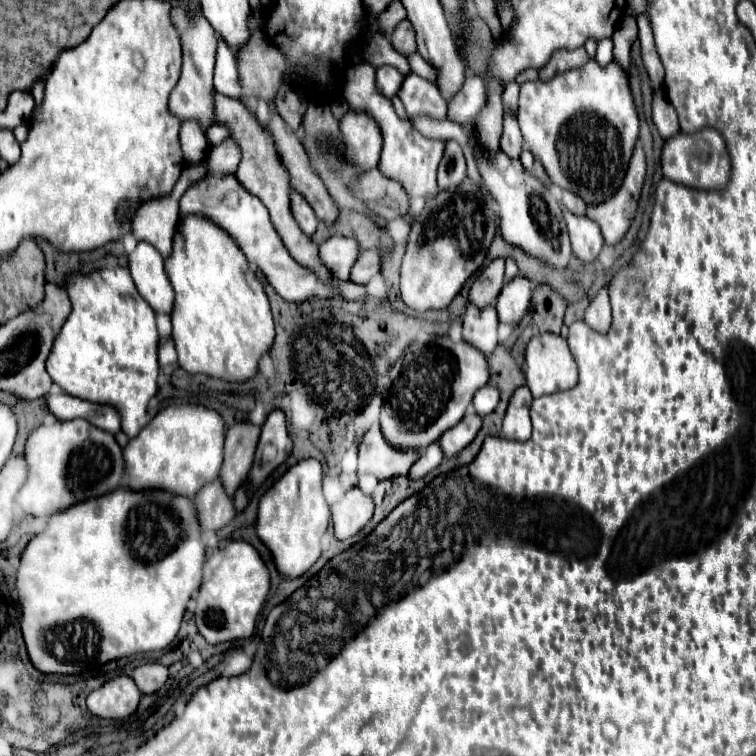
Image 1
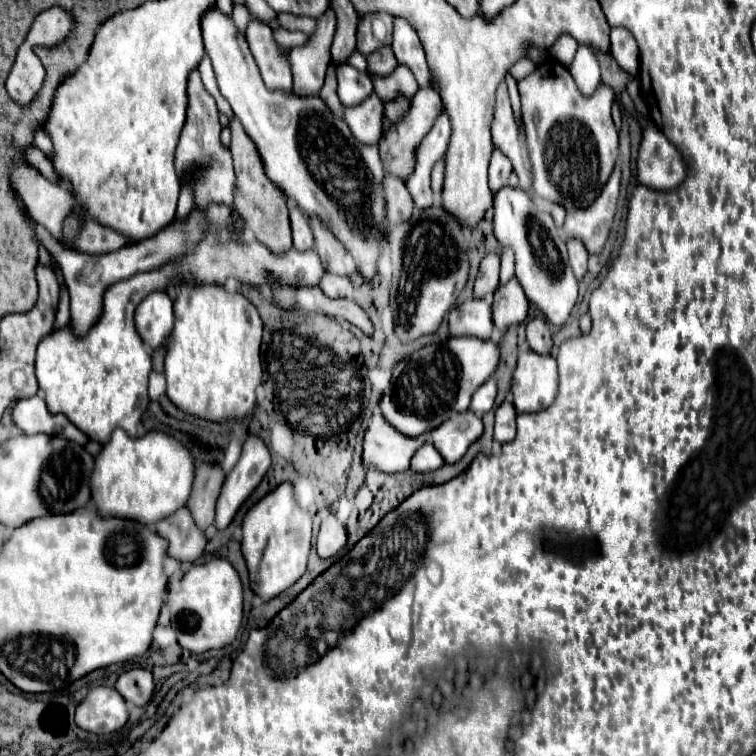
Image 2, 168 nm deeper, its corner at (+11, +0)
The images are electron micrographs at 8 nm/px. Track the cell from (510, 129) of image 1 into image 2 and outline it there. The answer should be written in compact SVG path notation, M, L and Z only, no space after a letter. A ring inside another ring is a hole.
M493 150L491 164L489 164L489 190L491 194L497 194L503 186L507 186L507 178L511 174L511 164L501 156L501 152Z

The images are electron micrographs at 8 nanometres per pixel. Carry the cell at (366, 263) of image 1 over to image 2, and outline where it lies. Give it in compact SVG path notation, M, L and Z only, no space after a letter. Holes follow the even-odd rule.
M325 274L319 282L319 288L327 298L335 300L335 298L343 298L347 294L347 290L351 288L351 280L345 280L345 278L333 276L333 274Z

